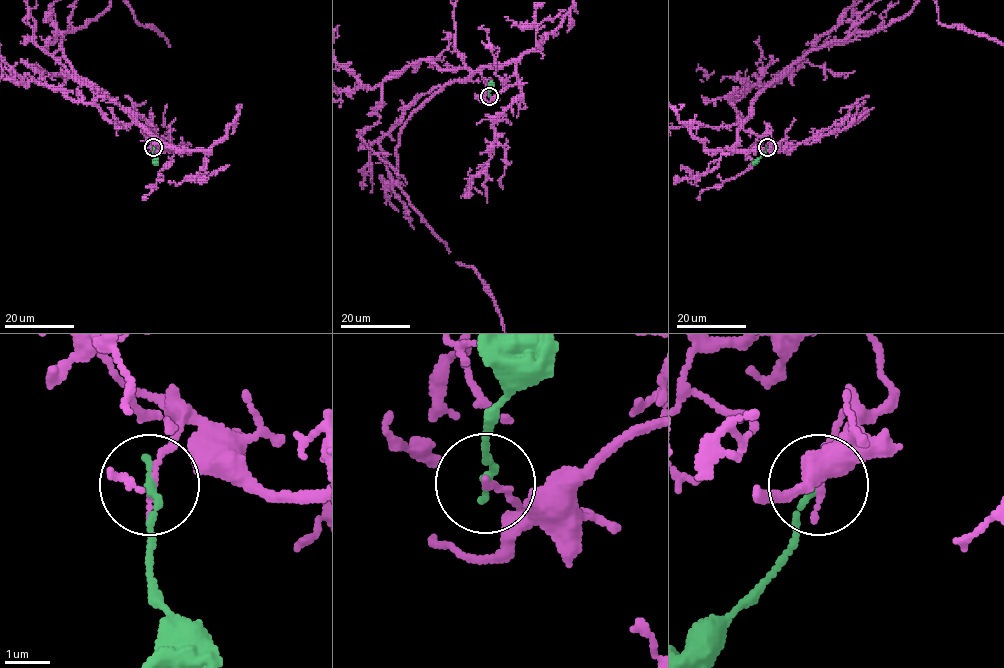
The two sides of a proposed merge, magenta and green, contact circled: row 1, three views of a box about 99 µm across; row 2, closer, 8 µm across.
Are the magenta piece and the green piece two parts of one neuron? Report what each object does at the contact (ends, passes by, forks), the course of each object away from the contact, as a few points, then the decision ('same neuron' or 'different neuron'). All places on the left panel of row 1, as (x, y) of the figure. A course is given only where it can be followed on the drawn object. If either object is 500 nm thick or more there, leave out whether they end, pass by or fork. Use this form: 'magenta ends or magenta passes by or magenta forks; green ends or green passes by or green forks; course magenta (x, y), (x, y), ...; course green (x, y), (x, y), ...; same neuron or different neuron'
magenta ends; green ends; course green (153, 147), (156, 164); different neuron

